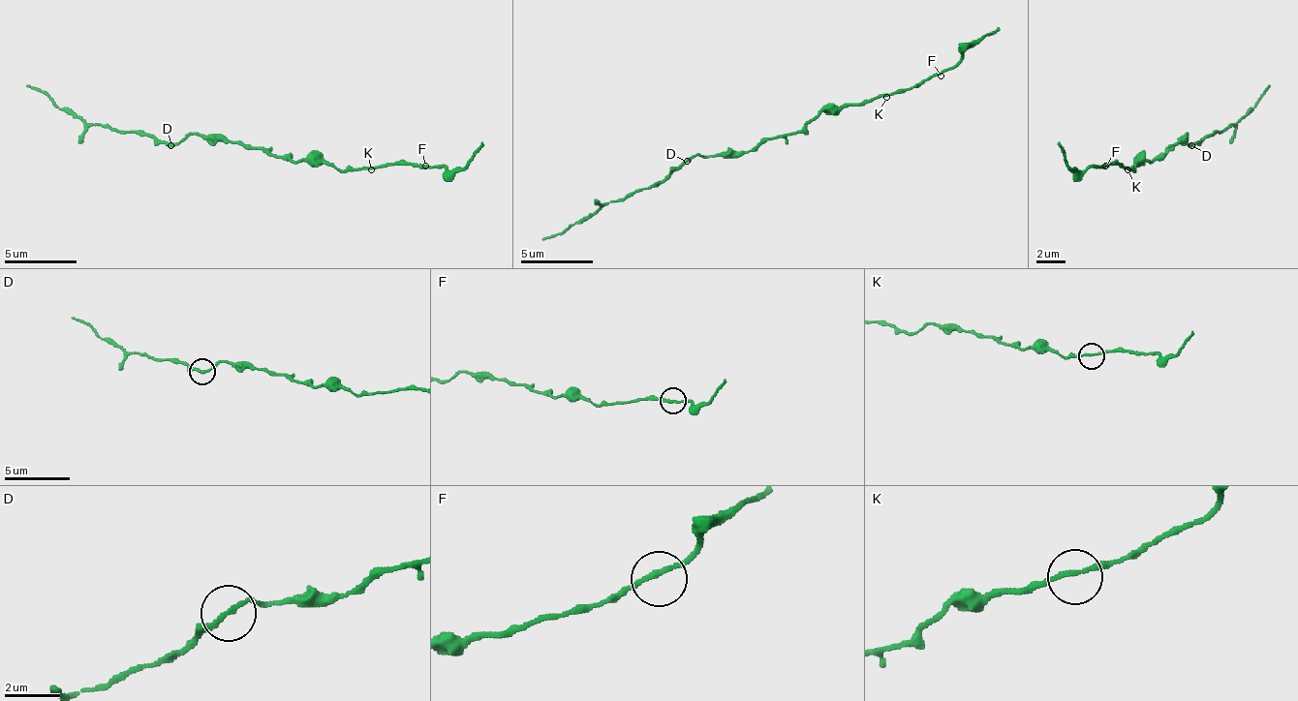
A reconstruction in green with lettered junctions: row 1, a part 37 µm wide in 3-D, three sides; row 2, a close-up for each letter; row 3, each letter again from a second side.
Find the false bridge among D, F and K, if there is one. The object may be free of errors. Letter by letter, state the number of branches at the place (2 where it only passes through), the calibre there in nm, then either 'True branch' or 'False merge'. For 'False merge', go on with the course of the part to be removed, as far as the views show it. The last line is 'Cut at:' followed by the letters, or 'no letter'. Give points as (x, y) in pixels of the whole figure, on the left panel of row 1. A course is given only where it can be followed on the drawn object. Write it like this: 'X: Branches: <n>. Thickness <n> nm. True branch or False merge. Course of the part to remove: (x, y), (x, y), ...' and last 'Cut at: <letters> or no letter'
D: Branches: 2. Thickness 170 nm. True branch
F: Branches: 2. Thickness 180 nm. True branch
K: Branches: 2. Thickness 170 nm. True branch
Cut at: no letter

